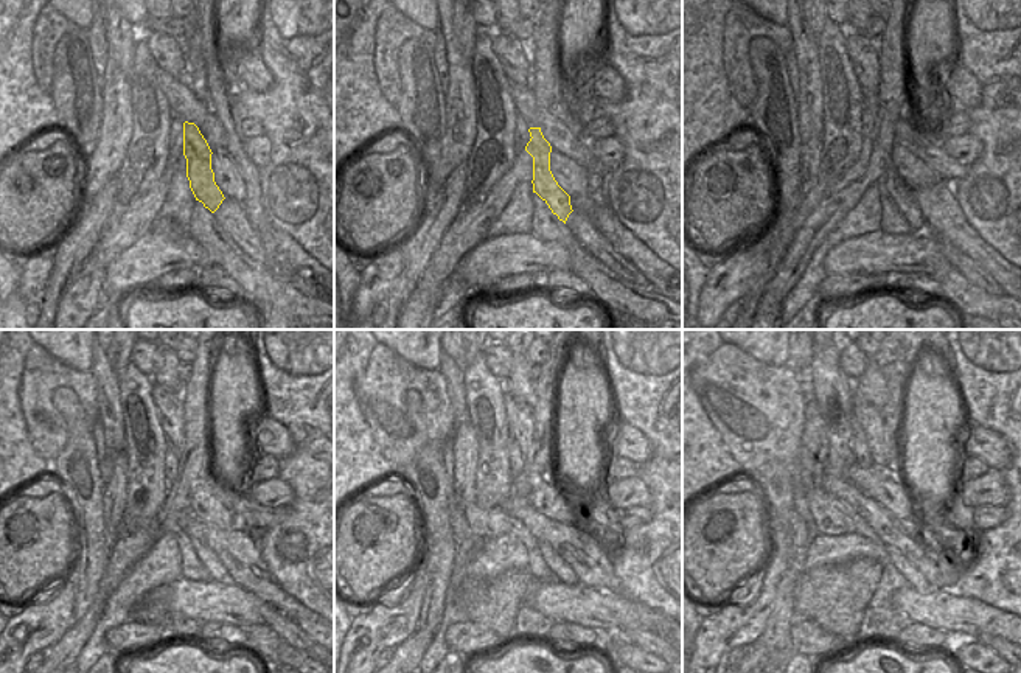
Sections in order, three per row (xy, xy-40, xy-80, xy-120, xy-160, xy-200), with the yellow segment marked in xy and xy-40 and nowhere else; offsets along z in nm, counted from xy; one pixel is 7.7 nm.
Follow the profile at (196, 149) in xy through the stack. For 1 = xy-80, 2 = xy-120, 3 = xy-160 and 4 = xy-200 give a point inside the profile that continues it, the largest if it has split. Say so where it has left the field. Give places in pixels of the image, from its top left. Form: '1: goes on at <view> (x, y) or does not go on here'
1: goes on at xy-80 (900, 193)
2: goes on at xy-120 (216, 571)
3: goes on at xy-160 (560, 569)
4: goes on at xy-200 (912, 575)

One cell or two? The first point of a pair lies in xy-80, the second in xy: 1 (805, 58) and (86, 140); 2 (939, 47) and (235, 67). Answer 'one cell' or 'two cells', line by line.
1: two cells
2: two cells

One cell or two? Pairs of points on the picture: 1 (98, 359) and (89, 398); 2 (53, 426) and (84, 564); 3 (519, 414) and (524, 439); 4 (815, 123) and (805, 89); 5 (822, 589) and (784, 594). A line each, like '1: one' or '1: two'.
1: two
2: two
3: one
4: one
5: two

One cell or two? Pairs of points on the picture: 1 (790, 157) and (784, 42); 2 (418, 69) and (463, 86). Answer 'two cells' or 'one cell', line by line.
1: two cells
2: two cells

